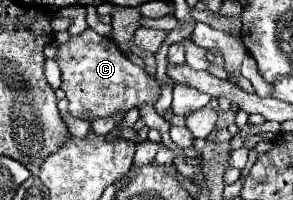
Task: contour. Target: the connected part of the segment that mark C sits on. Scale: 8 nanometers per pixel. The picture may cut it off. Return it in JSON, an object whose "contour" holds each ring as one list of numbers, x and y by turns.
{"contour":[[87,28,81,36,71,36,67,44,61,44,57,62,63,80,61,90,69,100,69,114,75,118,81,118,83,112,89,112,89,122,111,118,131,108,153,104,161,94,163,84,157,78,149,76,141,66,133,64,113,40,99,36,91,28]]}

